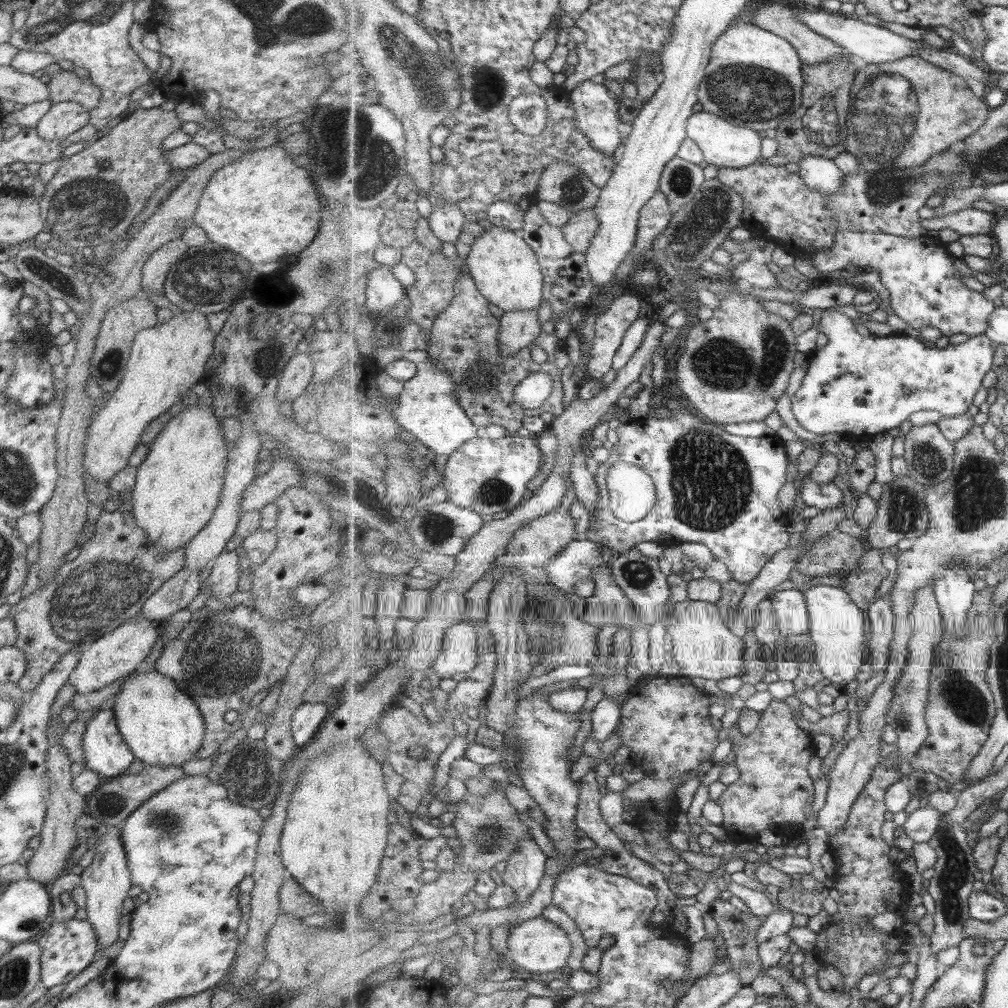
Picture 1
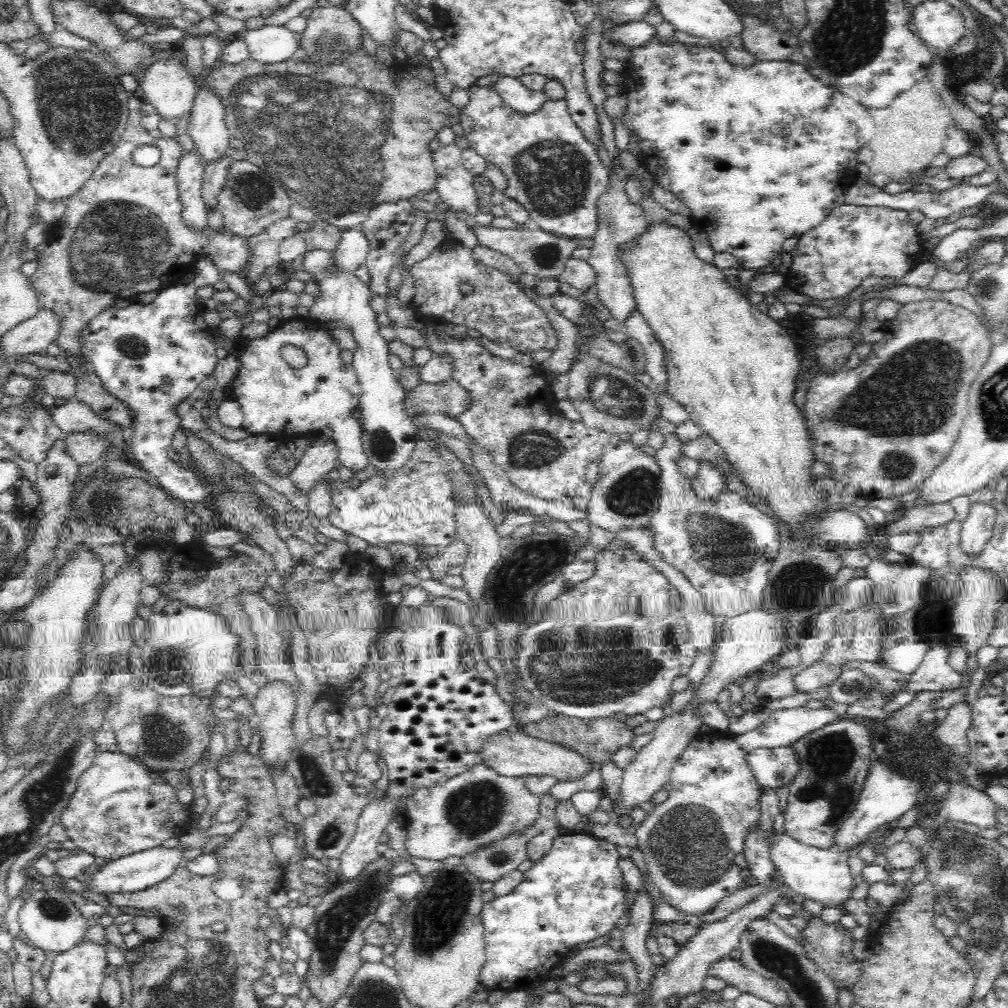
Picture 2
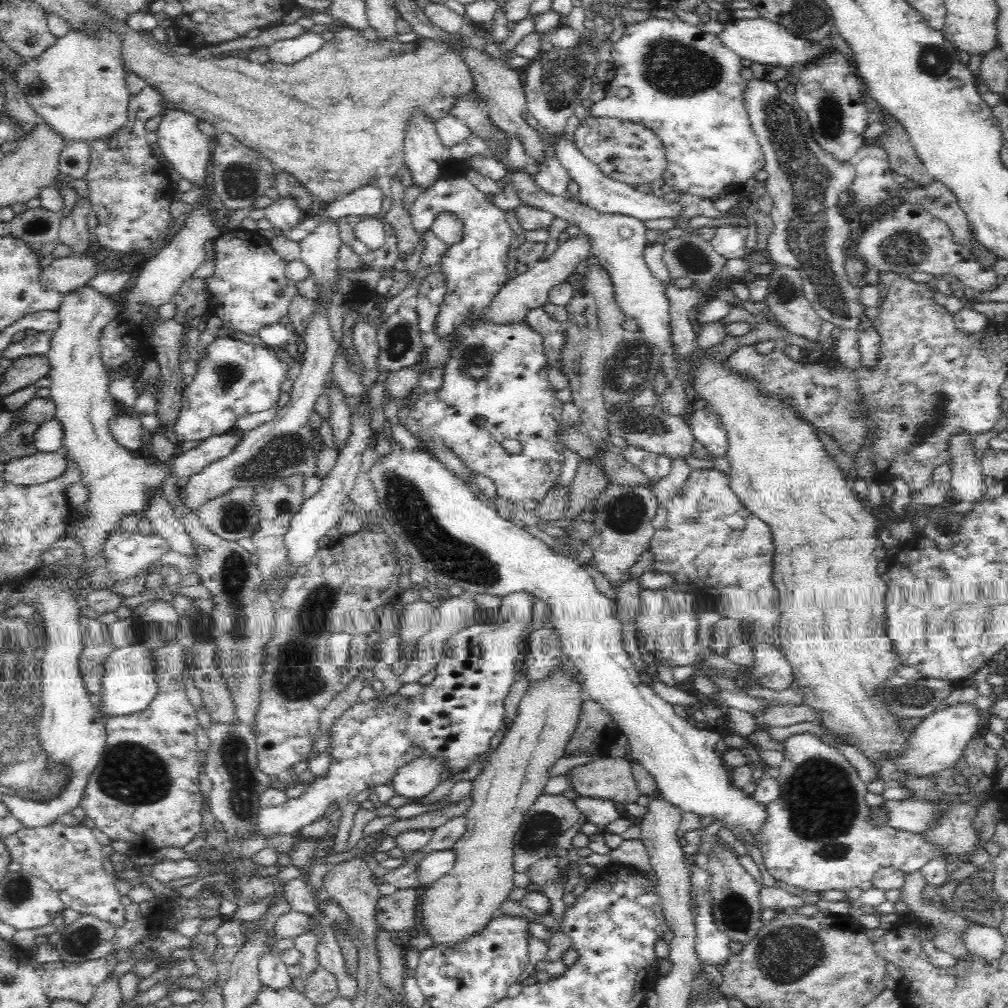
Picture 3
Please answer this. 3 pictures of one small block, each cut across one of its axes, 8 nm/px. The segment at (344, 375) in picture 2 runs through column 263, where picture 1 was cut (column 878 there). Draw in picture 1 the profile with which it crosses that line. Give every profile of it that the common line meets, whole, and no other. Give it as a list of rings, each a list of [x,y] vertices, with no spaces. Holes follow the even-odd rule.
[[[833,307],[823,311],[819,330],[826,335],[827,342],[819,351],[809,355],[801,385],[790,397],[790,411],[794,418],[804,430],[815,435],[849,432],[857,436],[857,430],[863,434],[879,435],[893,428],[899,429],[905,420],[910,419],[911,413],[922,410],[937,410],[948,418],[963,416],[973,406],[974,398],[983,388],[983,378],[993,368],[995,360],[993,341],[986,333],[970,337],[958,345],[948,344],[945,348],[927,346],[913,332],[901,336],[863,336],[857,332],[853,319]]]

